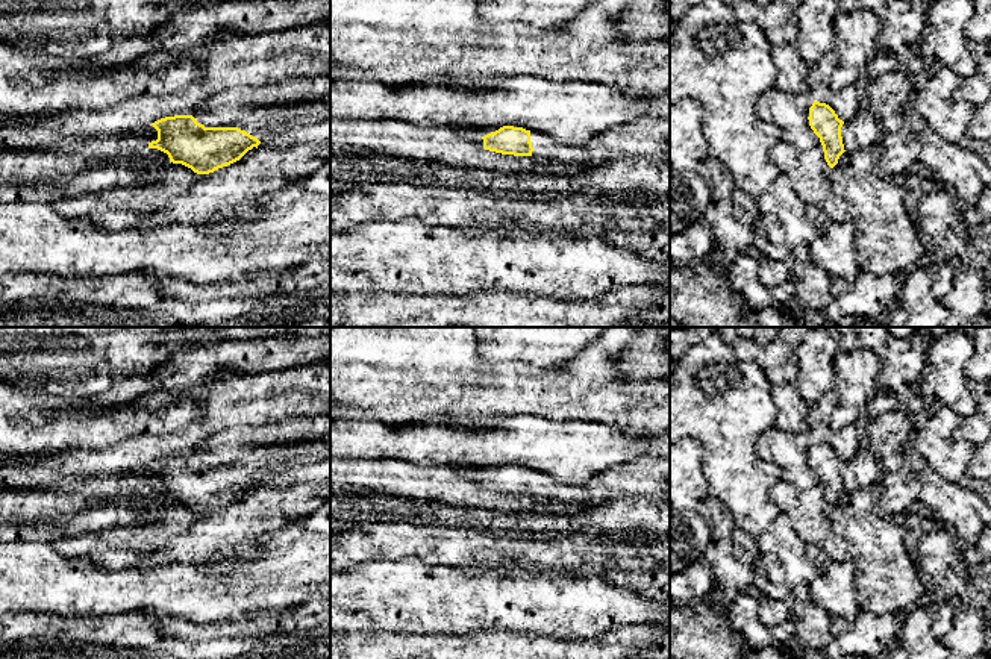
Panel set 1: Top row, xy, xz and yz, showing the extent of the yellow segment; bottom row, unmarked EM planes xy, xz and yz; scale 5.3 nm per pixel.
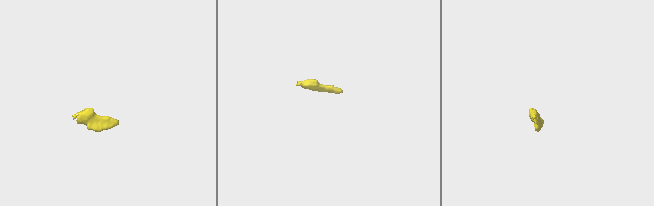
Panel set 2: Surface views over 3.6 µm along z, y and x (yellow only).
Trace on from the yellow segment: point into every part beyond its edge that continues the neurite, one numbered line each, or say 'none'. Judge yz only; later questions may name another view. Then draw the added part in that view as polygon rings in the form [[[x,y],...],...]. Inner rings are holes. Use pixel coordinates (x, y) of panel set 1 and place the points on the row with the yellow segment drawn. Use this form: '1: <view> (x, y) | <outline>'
none

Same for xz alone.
1: xz (647, 140) | [[[646,117],[618,126],[579,145],[562,145],[547,135],[530,132],[532,158],[539,161],[579,164],[612,161],[667,162],[670,158],[670,117]]]

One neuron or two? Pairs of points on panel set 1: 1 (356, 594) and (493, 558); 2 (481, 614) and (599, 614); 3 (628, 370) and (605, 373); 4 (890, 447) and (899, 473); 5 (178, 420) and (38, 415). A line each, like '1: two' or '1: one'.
1: two
2: one
3: two
4: one
5: one

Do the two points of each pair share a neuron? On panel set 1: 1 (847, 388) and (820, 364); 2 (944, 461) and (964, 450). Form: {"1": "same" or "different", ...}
{"1": "different", "2": "same"}

